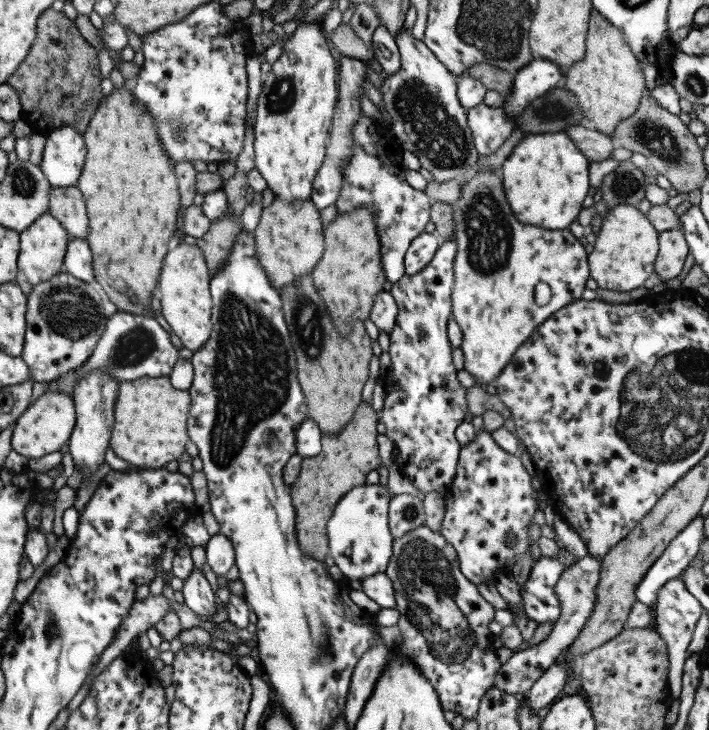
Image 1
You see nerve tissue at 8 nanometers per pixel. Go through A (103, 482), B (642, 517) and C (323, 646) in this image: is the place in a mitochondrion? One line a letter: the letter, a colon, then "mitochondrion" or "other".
A: other
B: other
C: mitochondrion

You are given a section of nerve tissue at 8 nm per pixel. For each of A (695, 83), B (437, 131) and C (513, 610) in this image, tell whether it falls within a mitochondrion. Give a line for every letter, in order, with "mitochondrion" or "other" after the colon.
A: mitochondrion
B: mitochondrion
C: other

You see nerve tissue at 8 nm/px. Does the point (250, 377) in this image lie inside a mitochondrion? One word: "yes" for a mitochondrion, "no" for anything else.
yes

